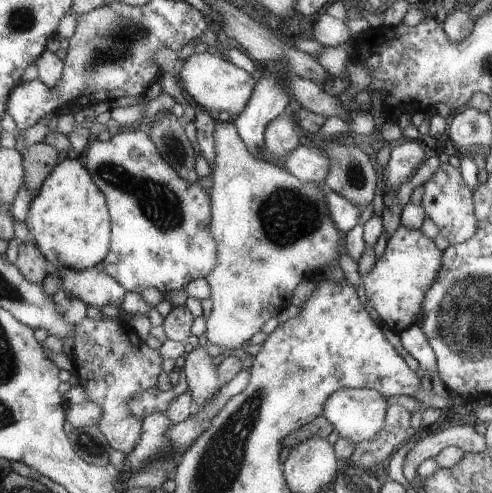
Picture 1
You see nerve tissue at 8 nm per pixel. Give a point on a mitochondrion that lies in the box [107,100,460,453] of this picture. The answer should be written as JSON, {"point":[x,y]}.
{"point":[287,214]}

